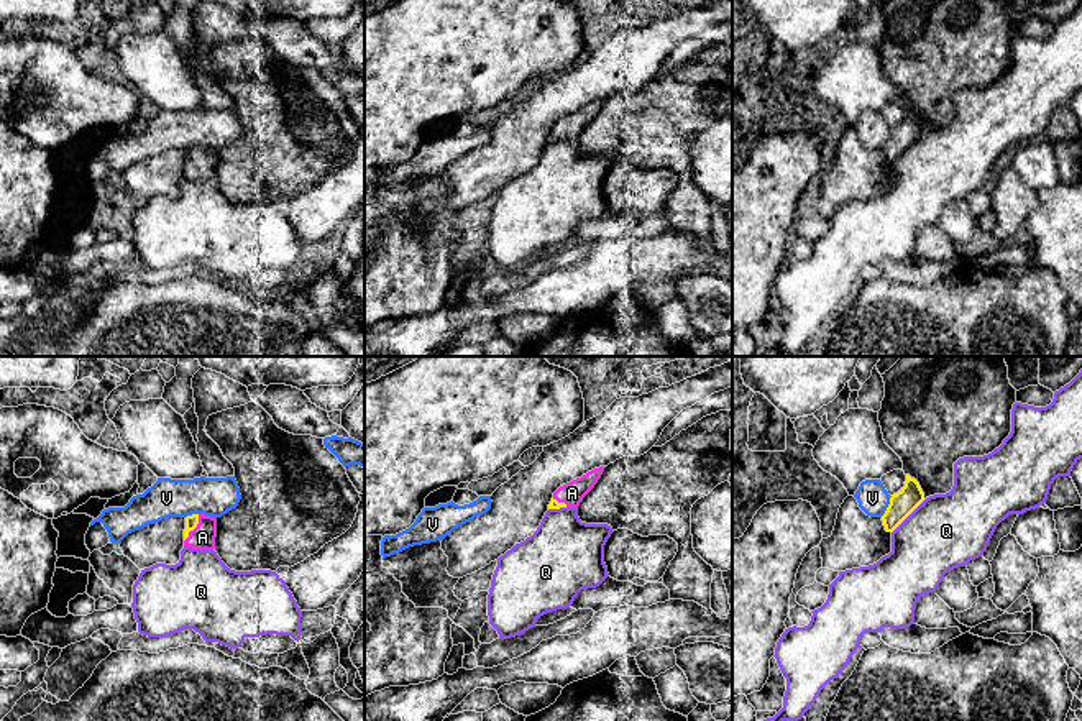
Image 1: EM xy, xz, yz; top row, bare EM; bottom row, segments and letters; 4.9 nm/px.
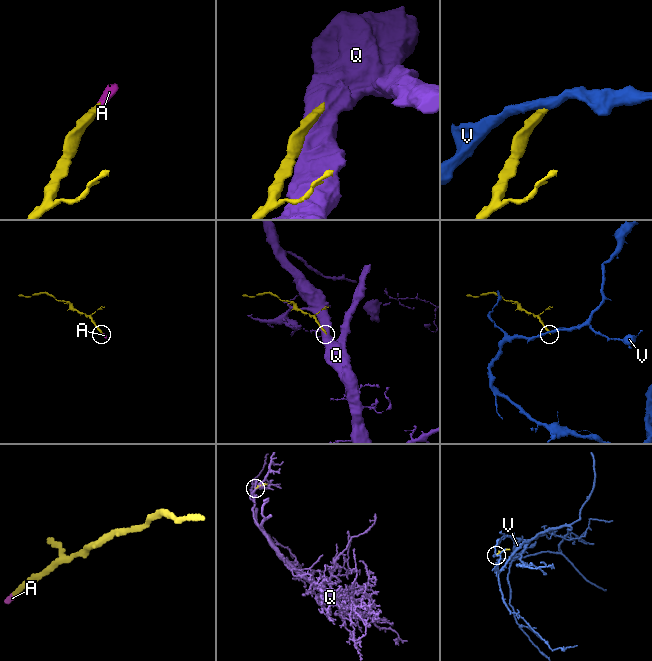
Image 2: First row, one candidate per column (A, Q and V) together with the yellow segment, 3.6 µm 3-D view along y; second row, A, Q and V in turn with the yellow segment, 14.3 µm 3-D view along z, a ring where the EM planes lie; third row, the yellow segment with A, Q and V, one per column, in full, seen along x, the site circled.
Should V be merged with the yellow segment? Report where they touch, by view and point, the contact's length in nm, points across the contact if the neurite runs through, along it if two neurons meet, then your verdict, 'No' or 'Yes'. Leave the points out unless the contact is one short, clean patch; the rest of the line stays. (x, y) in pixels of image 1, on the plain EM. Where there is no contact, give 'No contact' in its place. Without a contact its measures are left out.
Touches yellow at yz (889, 138). Shared border 120 nm. Boundary: yz (892, 128), (880, 148). No

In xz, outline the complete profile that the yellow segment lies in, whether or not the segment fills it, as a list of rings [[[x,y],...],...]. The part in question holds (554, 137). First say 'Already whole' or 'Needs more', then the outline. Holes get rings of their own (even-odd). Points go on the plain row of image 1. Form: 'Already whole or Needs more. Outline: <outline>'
Needs more. Outline: [[[606,99],[594,100],[563,118],[560,118],[548,136],[548,141],[578,140],[583,130],[594,120]]]

